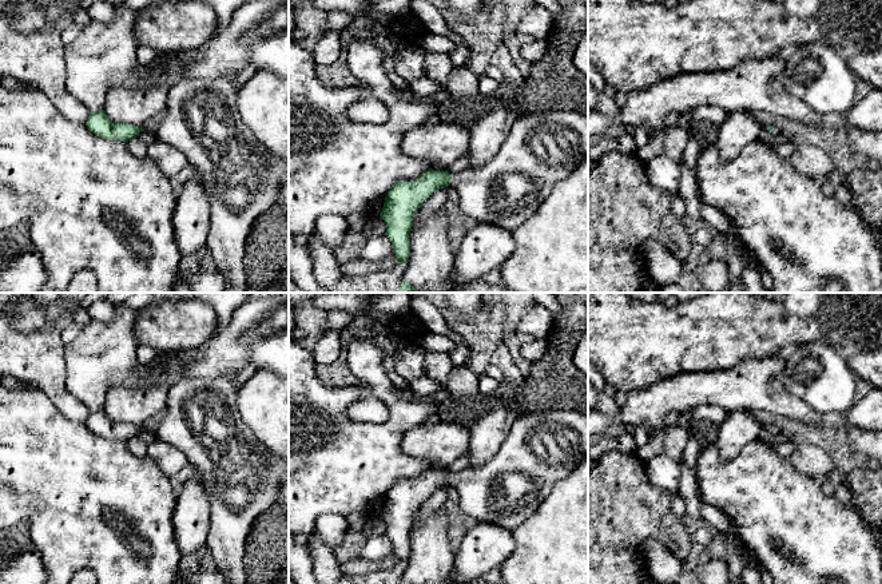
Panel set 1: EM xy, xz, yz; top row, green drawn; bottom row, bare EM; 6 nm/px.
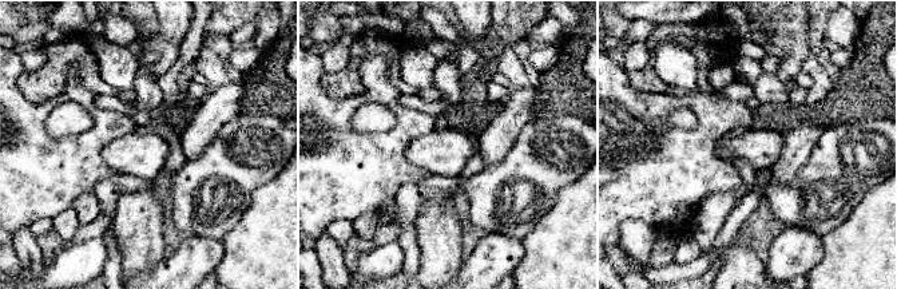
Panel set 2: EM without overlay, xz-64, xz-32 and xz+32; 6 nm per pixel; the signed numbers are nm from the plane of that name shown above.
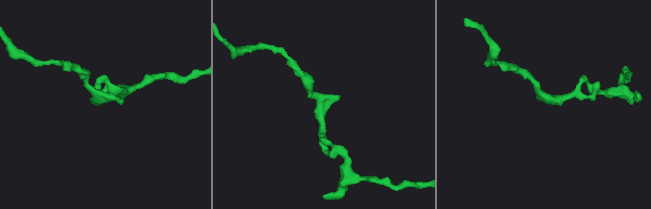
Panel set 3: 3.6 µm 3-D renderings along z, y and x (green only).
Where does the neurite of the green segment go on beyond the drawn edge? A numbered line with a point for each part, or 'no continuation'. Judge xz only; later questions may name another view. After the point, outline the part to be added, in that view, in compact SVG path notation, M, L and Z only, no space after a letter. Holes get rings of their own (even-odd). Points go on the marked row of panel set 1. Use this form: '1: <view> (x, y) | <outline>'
1: xz (540, 149) | M553 110L519 116L497 155L478 168L450 175L460 207L477 223L494 223L513 231L531 218L552 186L569 176L588 156L588 115Z

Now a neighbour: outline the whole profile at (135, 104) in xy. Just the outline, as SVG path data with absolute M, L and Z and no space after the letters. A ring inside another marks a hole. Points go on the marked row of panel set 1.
M132 86L111 90L104 103L106 115L112 123L142 127L164 111L168 88L166 86Z

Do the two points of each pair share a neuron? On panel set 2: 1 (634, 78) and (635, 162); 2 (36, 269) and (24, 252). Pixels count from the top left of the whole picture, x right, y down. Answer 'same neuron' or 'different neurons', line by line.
1: different neurons
2: same neuron

